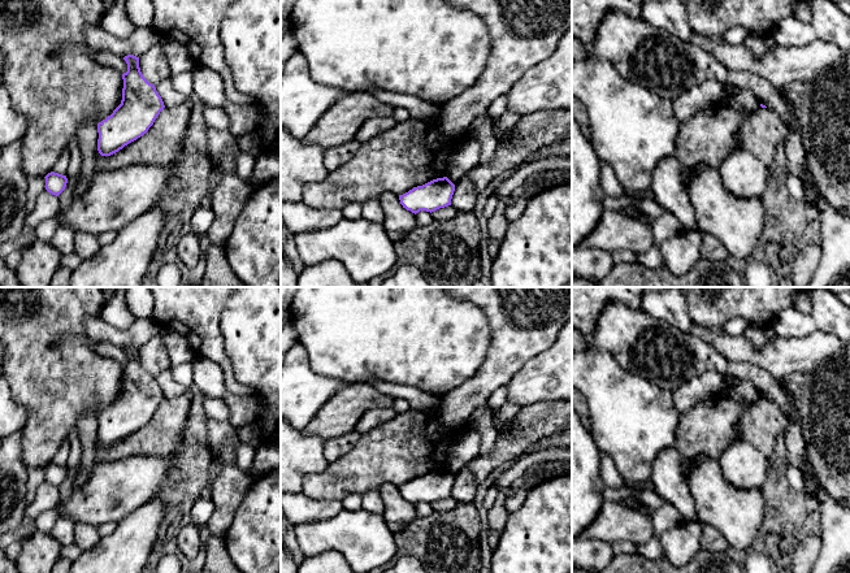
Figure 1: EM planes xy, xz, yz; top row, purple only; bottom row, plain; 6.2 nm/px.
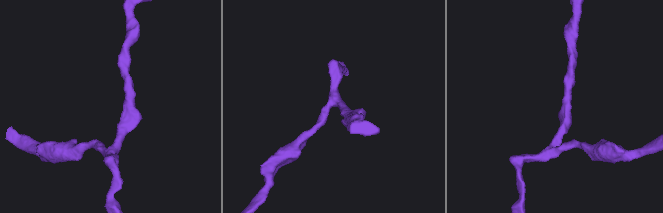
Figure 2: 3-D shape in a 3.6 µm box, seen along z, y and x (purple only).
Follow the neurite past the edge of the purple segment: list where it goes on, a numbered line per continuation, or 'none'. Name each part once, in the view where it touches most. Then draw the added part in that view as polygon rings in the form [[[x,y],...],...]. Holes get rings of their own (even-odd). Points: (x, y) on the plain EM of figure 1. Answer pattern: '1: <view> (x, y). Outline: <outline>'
none

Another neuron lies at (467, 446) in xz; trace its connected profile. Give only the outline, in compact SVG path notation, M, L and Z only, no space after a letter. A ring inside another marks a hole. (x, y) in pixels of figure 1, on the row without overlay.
M470 429L455 438L446 468L456 476L465 465L481 452L481 435Z

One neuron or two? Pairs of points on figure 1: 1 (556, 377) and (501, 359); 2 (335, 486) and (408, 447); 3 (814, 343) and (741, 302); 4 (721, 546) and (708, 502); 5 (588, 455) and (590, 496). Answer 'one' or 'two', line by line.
1: two
2: one
3: two
4: two
5: one

